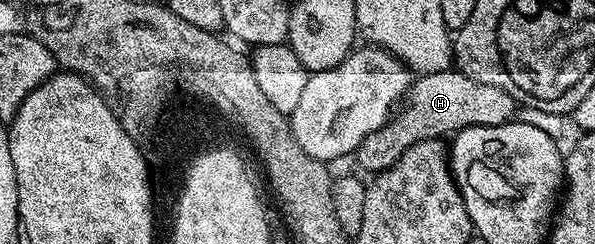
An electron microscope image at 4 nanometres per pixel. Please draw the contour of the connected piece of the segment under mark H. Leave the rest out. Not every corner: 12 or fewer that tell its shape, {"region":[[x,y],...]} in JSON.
{"region":[[458,70],[424,72],[353,160],[370,174],[417,142],[509,124],[514,98]]}

